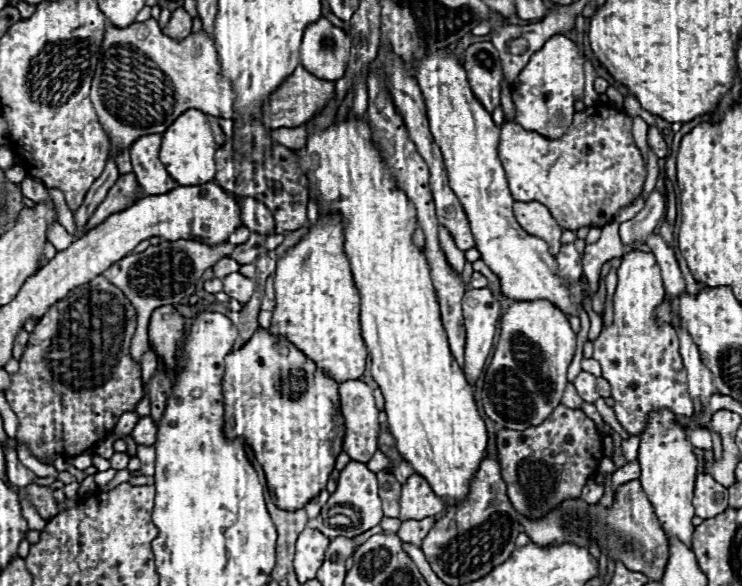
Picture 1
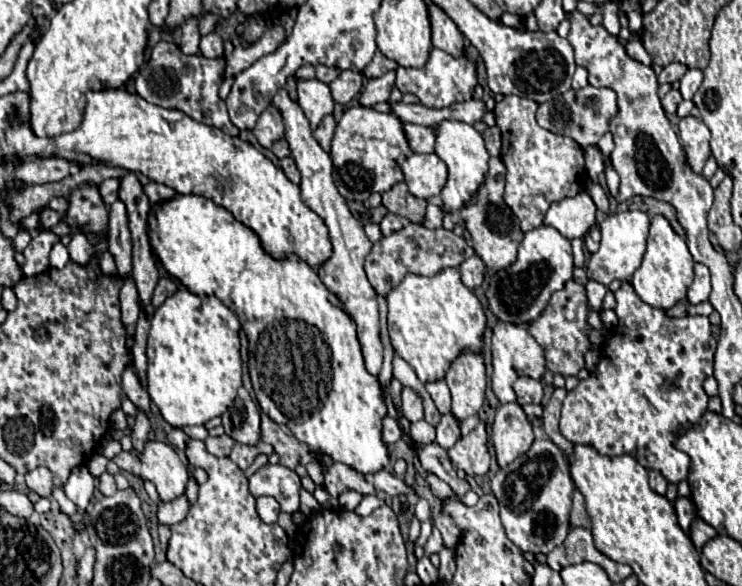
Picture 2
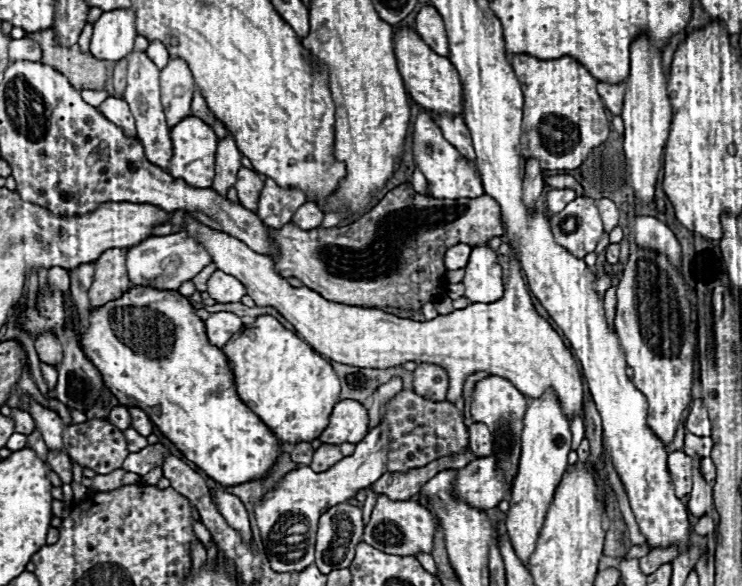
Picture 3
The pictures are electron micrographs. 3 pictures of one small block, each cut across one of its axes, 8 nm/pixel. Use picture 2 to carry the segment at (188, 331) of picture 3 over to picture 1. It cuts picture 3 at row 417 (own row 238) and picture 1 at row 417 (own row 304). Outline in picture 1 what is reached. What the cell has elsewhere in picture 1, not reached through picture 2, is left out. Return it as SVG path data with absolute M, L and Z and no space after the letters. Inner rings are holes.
M258 328L240 350L226 356L222 388L226 436L240 436L252 446L278 508L288 512L304 508L326 488L334 462L342 452L344 424L338 382L316 370L316 364L286 338Z

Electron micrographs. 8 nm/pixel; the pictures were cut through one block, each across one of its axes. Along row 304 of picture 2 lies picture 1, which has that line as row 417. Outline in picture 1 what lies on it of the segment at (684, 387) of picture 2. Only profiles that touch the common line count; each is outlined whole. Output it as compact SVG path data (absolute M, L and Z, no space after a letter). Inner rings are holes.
M630 252L622 256L622 264L618 268L618 286L614 292L614 320L608 328L602 326L600 336L594 340L592 358L600 362L602 376L612 386L612 398L616 400L614 412L618 422L628 434L642 434L648 422L650 412L654 410L670 410L676 416L692 416L694 400L686 388L686 370L682 364L682 356L678 352L678 336L670 324L658 324L654 312L664 302L664 286L660 278L660 266L652 252Z

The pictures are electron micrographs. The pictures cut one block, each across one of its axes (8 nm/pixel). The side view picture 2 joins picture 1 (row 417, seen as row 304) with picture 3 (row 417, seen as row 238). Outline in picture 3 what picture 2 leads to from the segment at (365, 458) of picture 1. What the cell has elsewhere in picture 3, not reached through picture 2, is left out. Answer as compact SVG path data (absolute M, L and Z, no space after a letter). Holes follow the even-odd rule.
M340 400L330 416L328 428L320 434L324 444L356 444L368 432L368 410L358 400Z

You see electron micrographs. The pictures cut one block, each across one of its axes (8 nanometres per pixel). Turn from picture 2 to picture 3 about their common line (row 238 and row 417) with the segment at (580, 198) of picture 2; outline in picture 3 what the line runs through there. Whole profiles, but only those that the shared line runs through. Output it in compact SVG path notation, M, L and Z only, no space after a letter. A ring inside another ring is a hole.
M182 216L182 230L186 230L194 240L204 244L212 262L222 272L236 276L248 290L248 296L256 306L274 306L280 314L294 326L294 330L322 356L350 364L358 368L392 368L404 362L432 362L446 368L450 376L448 400L456 402L462 394L462 384L474 372L488 372L492 376L502 376L510 380L524 396L538 398L546 388L556 388L560 404L566 416L582 416L584 406L584 386L572 352L564 346L556 330L536 312L532 296L522 278L518 252L510 250L510 270L508 286L504 296L492 304L470 304L462 310L454 310L446 316L436 316L434 320L416 322L406 318L396 318L378 308L346 306L330 302L318 292L302 286L292 288L286 278L282 278L274 266L274 260L266 254L250 250L240 240L226 232L214 230L192 216Z

